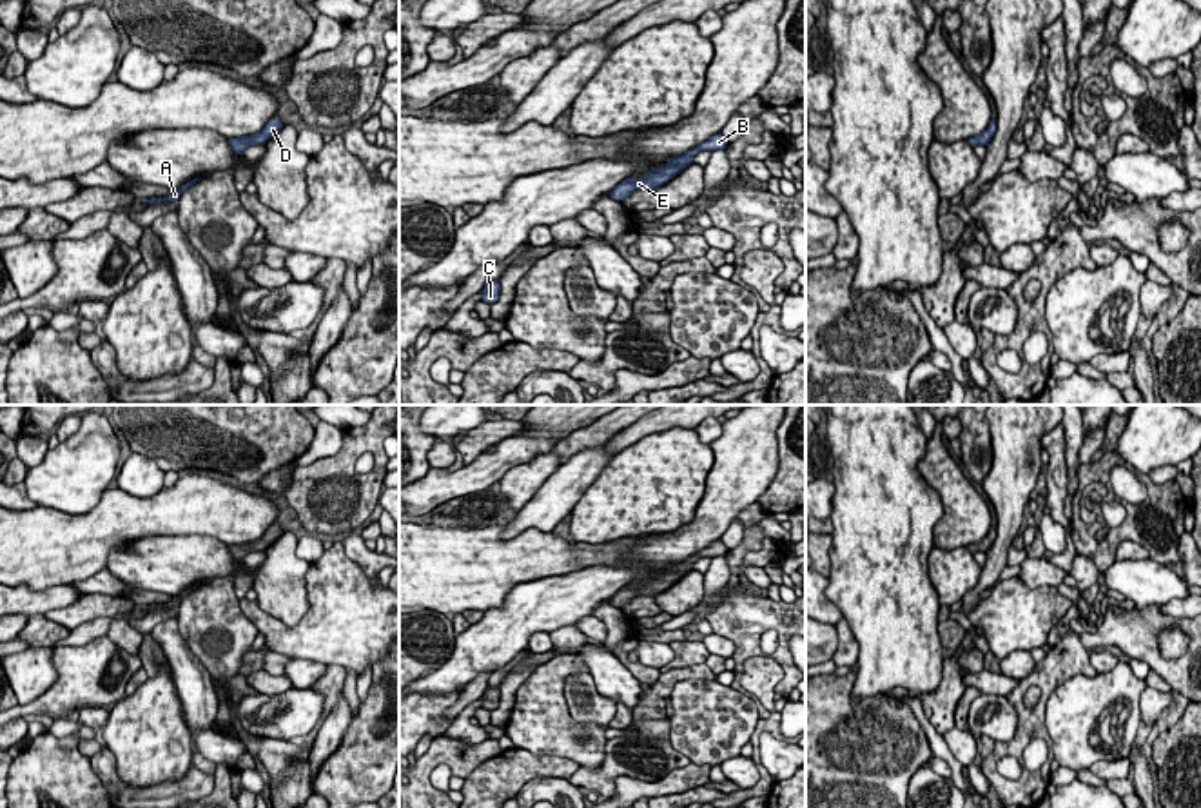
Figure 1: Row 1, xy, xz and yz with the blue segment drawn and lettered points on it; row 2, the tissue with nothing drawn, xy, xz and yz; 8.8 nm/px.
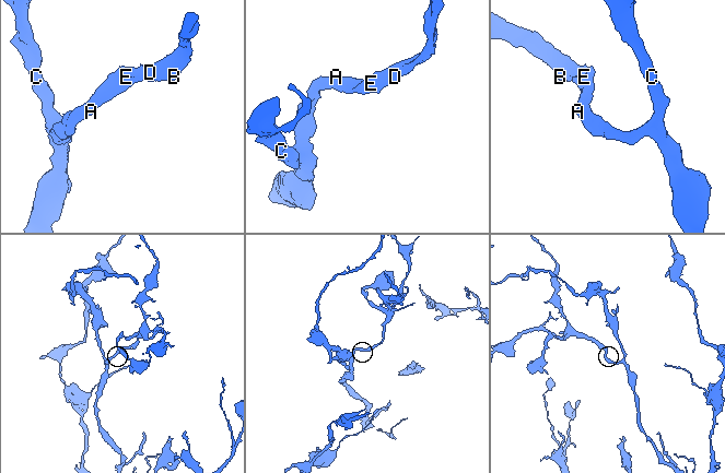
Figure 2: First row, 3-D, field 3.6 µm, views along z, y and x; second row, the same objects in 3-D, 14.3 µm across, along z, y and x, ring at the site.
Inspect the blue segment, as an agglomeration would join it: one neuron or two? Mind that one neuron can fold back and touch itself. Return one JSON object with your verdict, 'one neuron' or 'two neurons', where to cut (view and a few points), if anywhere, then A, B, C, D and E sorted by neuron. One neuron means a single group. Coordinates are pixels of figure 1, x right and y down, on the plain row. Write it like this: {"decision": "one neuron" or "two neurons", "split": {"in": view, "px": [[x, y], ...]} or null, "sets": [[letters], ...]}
{"decision": "one neuron", "split": null, "sets": [["A", "B", "C", "D", "E"]]}

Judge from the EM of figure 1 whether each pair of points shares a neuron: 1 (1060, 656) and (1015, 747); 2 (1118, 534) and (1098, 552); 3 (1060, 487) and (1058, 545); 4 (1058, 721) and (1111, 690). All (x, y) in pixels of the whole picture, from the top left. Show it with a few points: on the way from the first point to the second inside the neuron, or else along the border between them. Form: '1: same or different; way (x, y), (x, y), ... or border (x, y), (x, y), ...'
1: same; way (1047, 678), (1044, 699), (1031, 725)
2: same; way (1113, 540), (1103, 549)
3: different; border (1045, 500), (1051, 516), (1065, 532), (1062, 554)
4: same; way (1071, 710), (1083, 698), (1098, 692)

